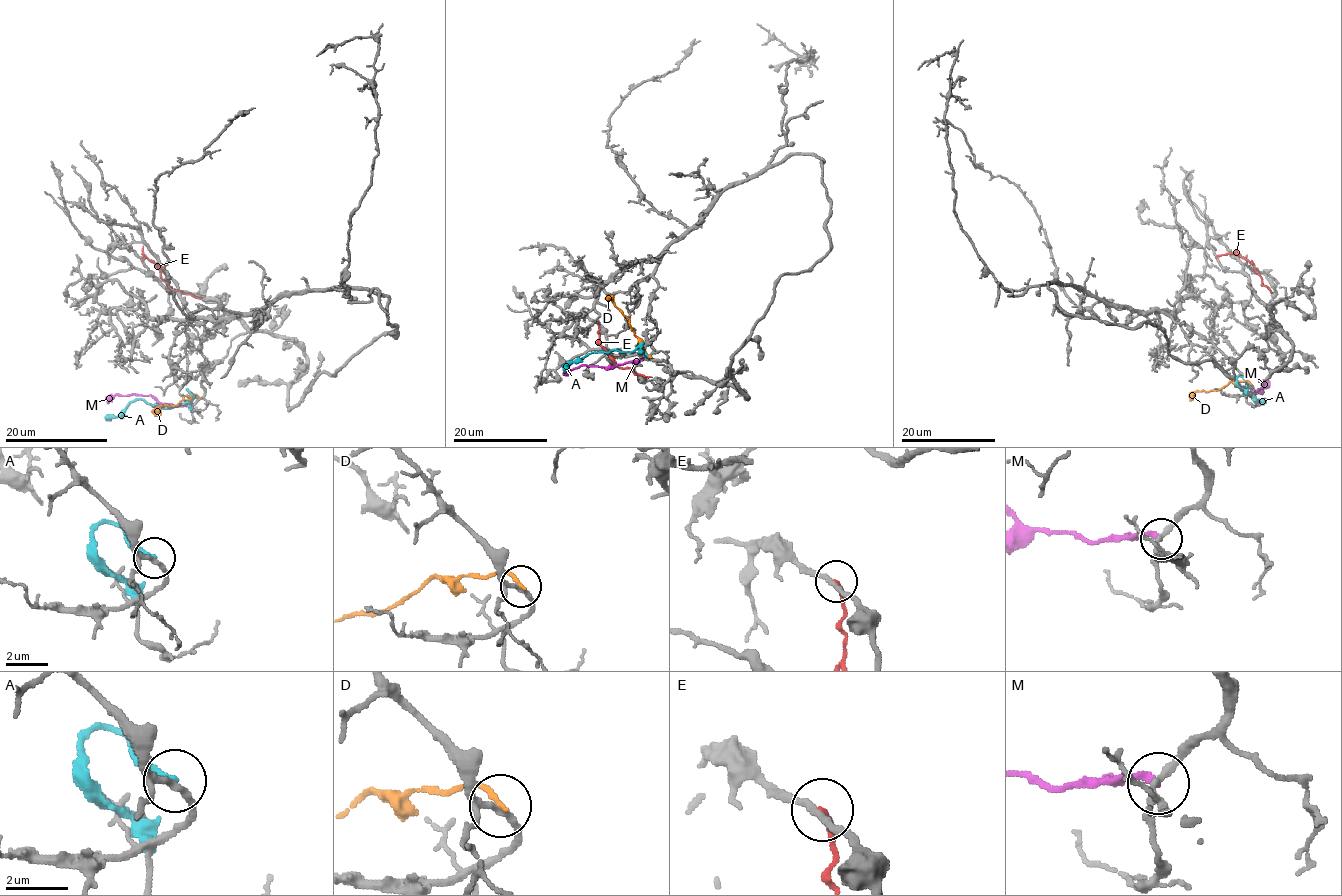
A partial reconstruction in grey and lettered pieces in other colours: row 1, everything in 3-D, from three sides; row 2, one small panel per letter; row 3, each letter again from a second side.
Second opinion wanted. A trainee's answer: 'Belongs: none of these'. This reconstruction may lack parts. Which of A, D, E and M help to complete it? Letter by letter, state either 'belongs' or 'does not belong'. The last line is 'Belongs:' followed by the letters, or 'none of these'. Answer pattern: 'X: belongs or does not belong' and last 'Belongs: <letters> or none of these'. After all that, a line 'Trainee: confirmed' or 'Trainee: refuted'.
A: does not belong
D: does not belong
E: does not belong
M: does not belong
Belongs: none of these
Trainee: confirmed

